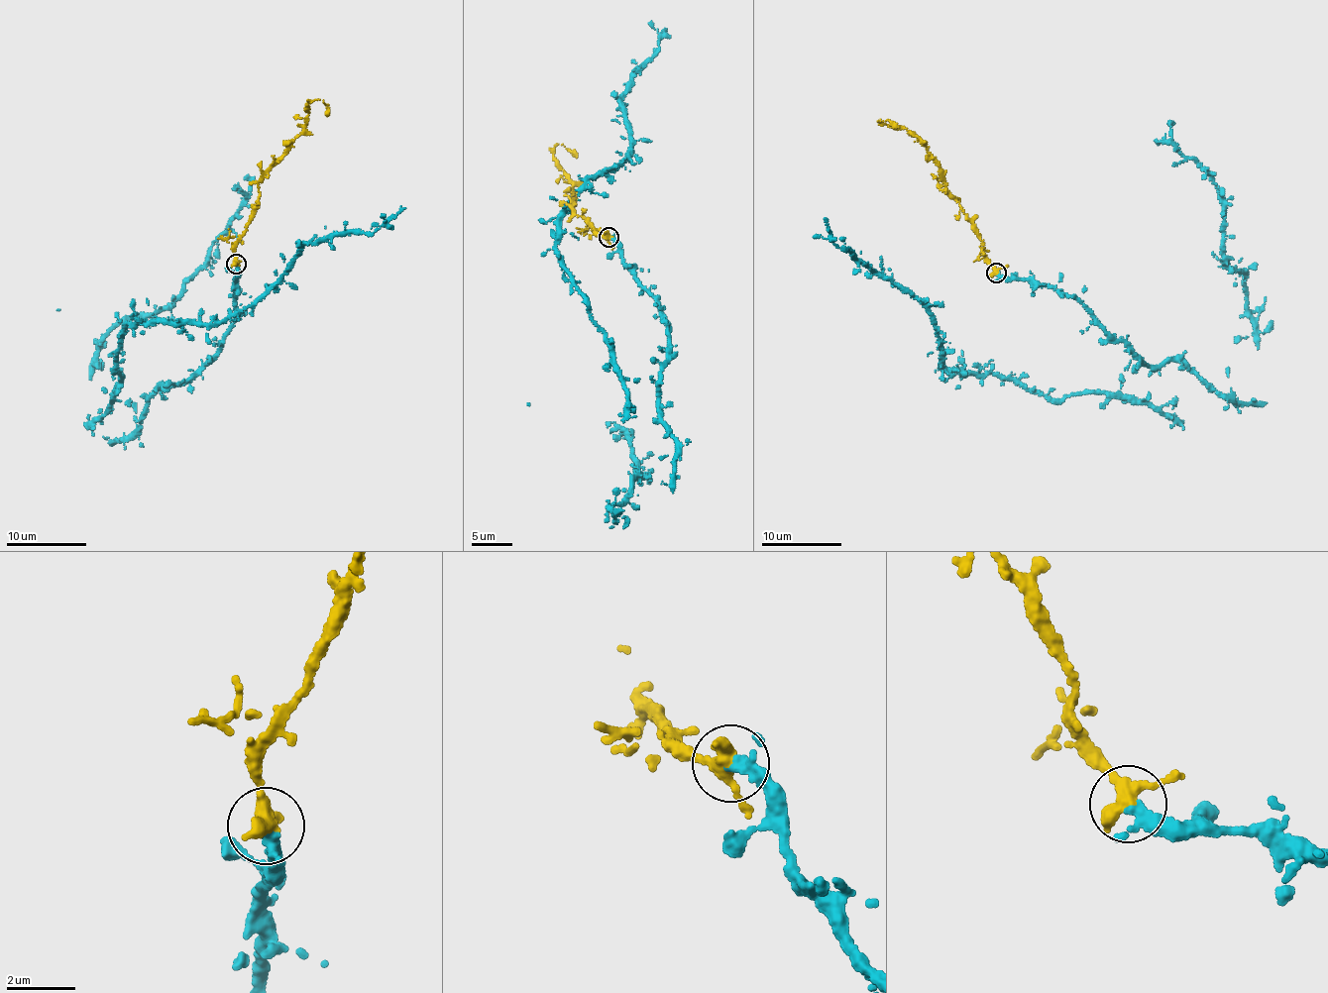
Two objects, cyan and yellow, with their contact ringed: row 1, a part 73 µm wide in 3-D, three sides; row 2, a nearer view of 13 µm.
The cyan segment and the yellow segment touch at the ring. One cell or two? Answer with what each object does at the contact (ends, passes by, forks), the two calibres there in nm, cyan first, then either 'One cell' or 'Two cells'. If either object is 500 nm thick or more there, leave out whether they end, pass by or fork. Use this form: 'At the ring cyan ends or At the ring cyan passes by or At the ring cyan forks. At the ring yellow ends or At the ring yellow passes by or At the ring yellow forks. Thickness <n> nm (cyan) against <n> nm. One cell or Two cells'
At the ring cyan passes by. At the ring yellow passes by. Thickness 280 nm (cyan) against 420 nm. One cell

